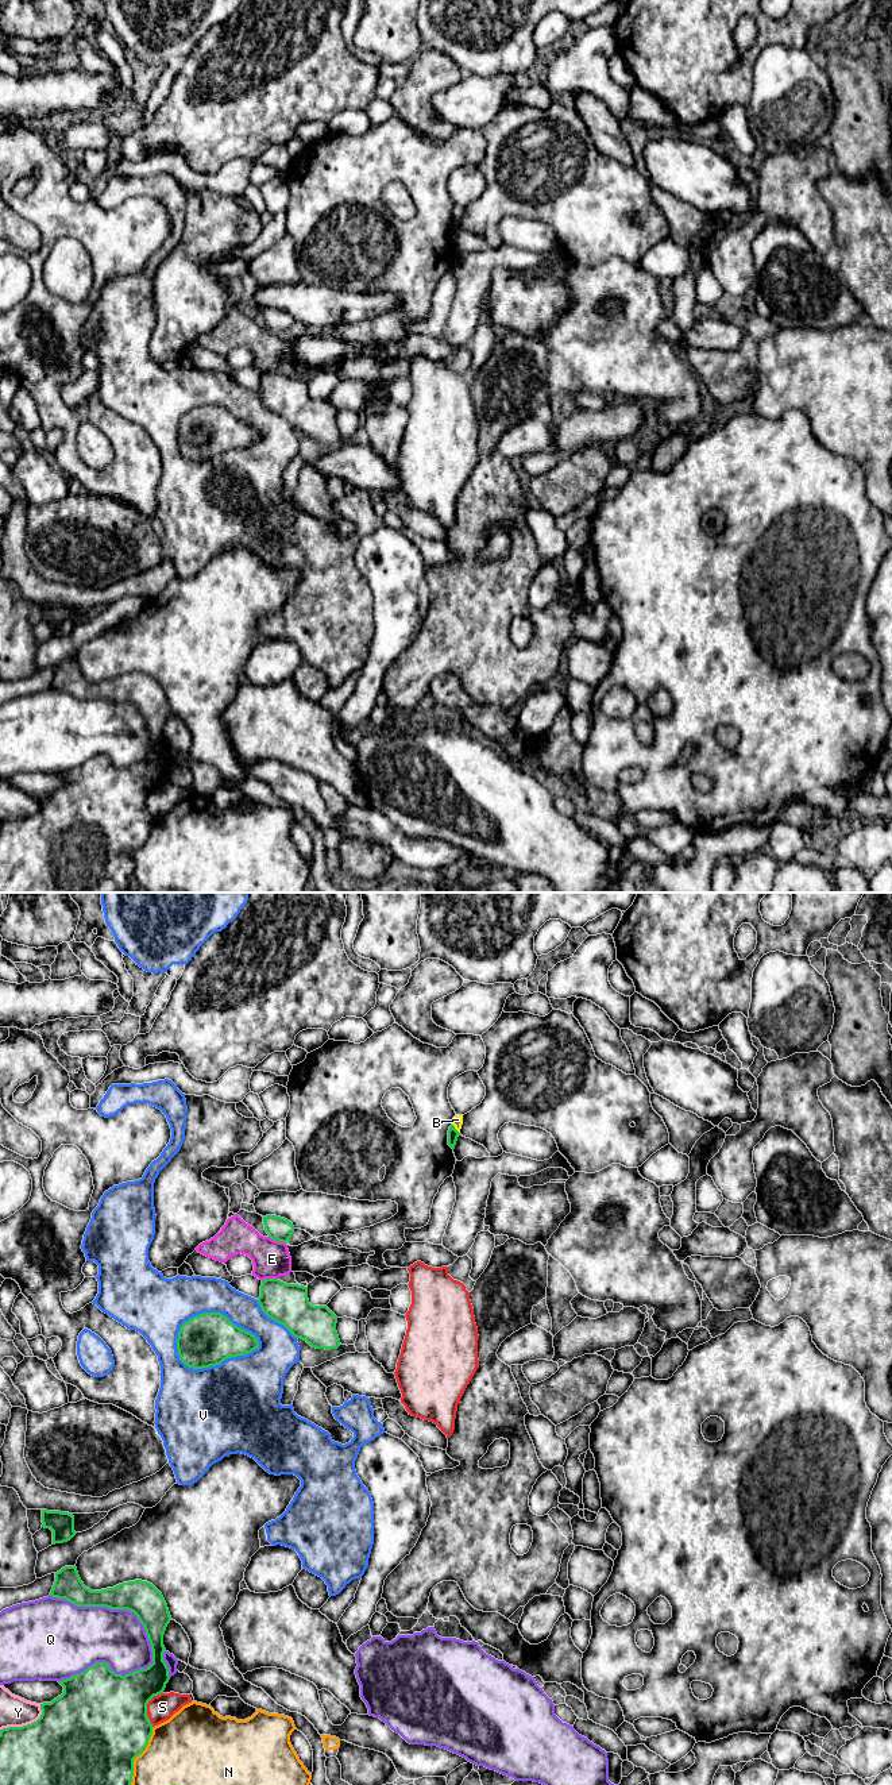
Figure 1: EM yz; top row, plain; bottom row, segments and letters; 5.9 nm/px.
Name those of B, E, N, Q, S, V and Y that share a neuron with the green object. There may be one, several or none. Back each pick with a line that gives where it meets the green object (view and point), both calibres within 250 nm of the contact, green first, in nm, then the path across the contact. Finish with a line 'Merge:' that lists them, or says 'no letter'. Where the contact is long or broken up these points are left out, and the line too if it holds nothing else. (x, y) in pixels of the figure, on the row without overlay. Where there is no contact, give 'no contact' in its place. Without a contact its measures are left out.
Merge: no letter

